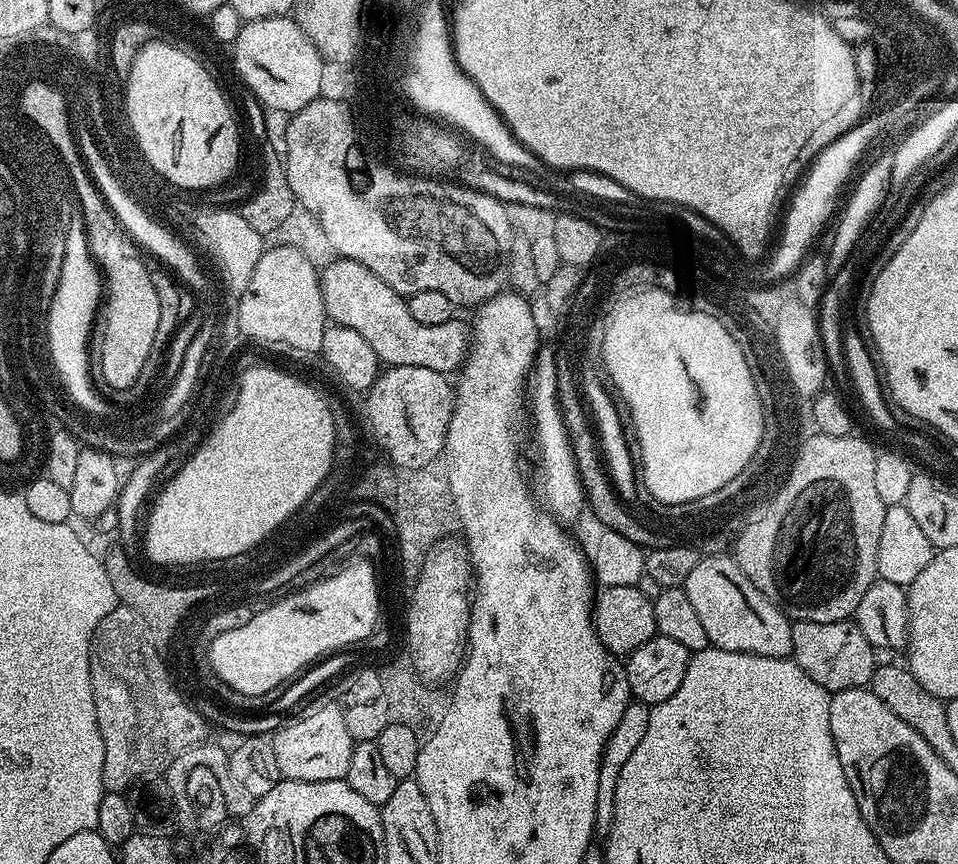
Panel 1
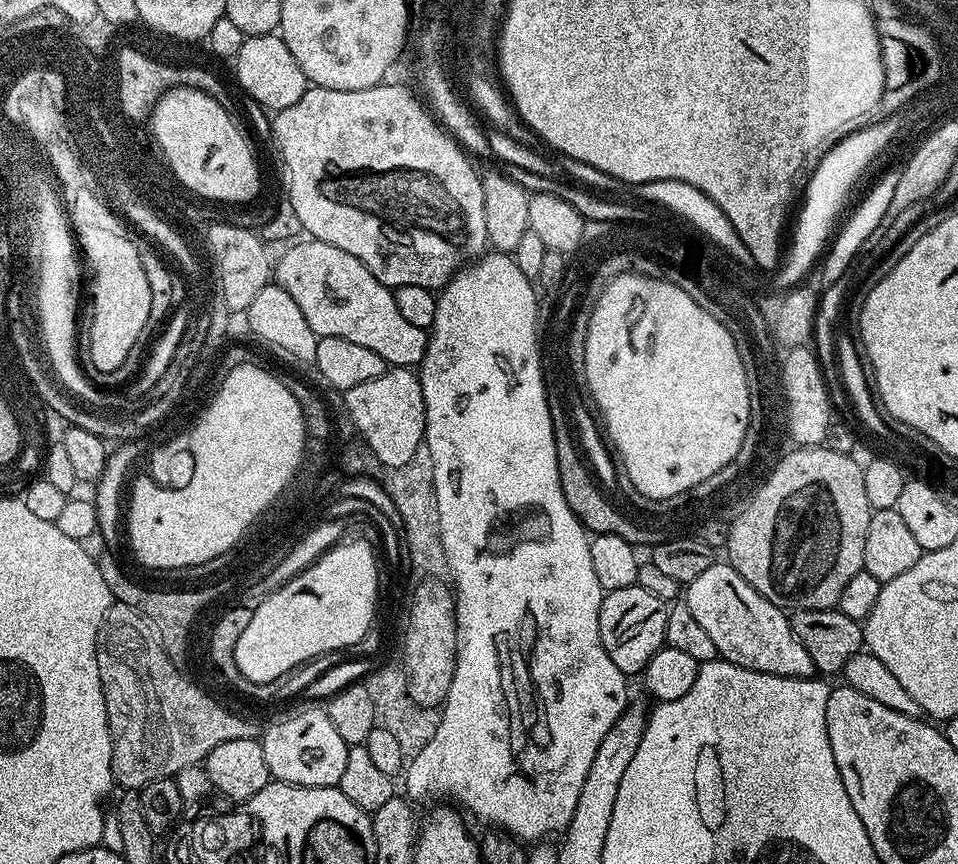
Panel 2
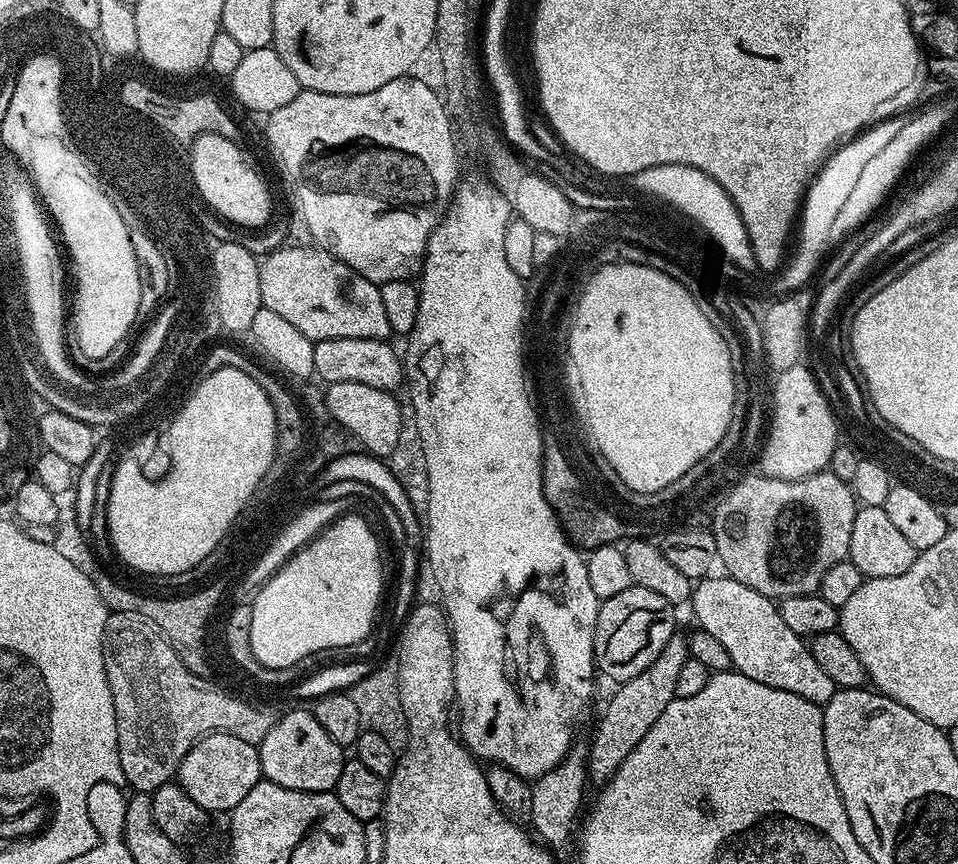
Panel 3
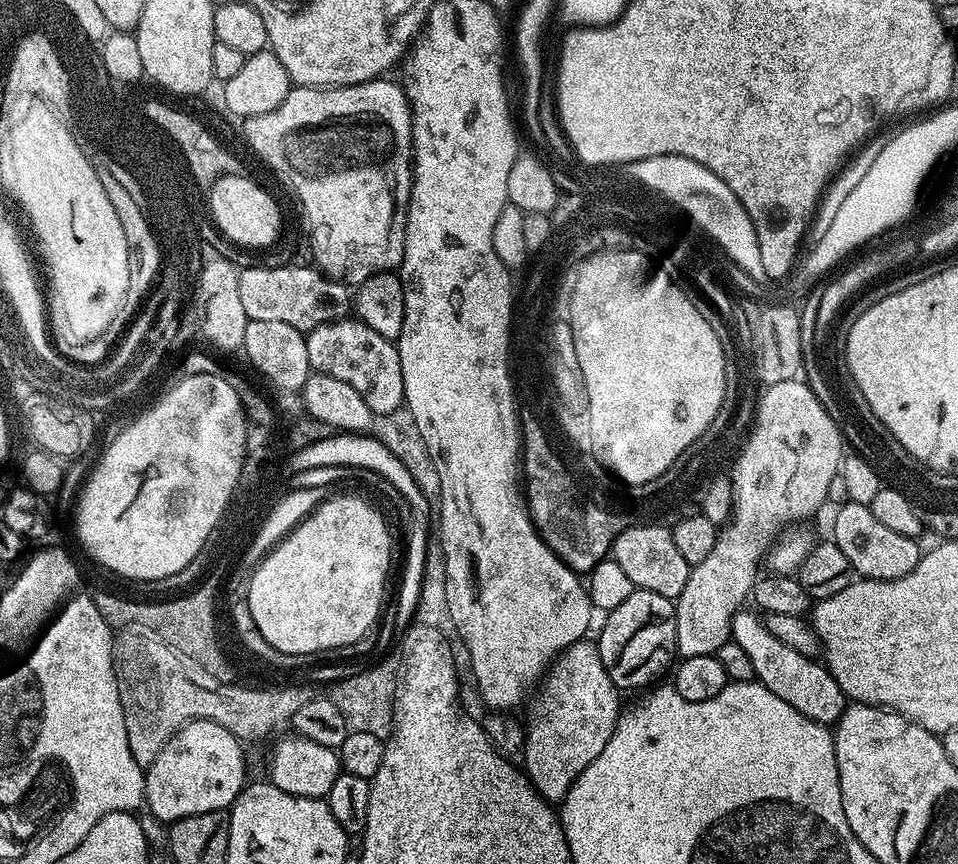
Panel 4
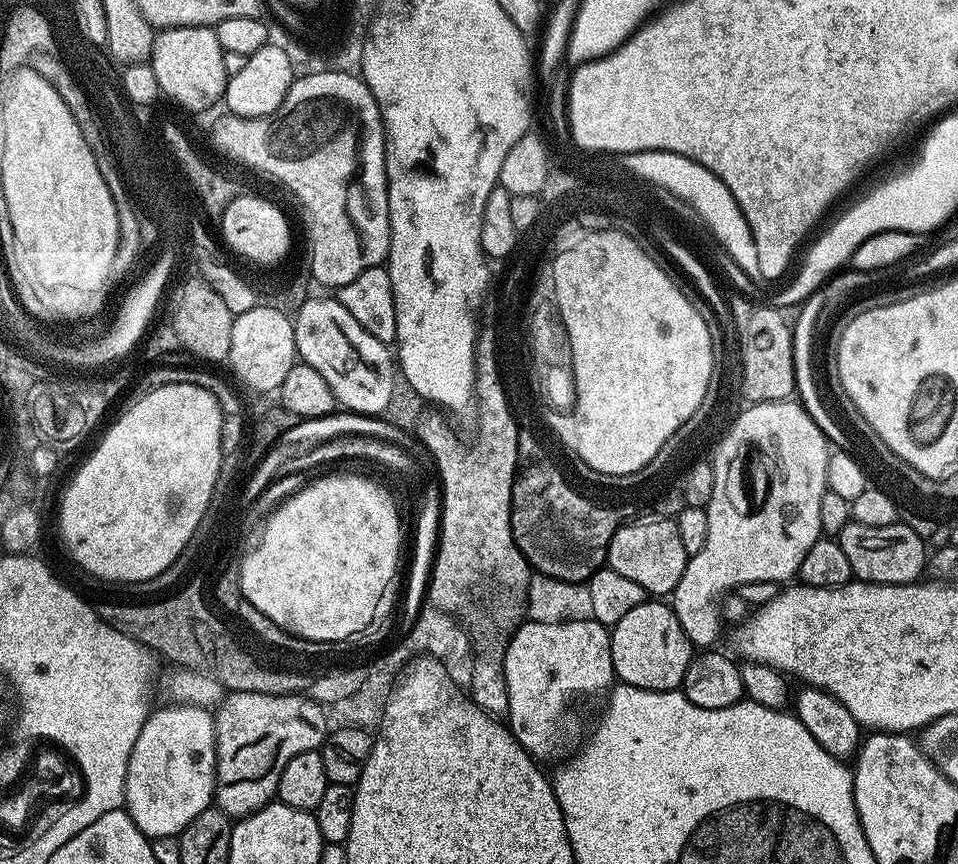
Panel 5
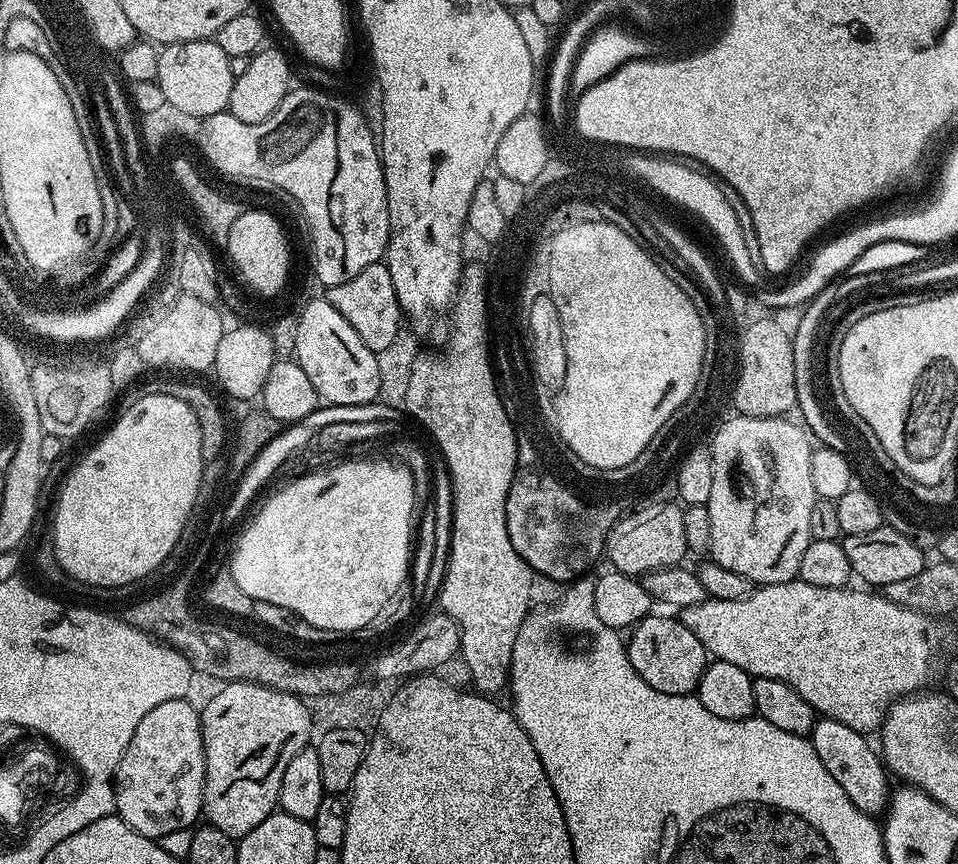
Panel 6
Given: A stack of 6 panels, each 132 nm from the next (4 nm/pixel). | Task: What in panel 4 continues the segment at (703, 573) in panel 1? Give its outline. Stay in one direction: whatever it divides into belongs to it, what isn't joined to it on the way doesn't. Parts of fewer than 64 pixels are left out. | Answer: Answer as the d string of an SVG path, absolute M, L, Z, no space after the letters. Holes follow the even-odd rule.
M739 610L732 615L730 639L746 652L746 658L750 658L755 679L764 684L766 690L778 694L782 702L790 702L790 706L794 706L798 714L806 714L806 718L819 724L835 725L846 707L845 694L836 679L829 674L823 663L818 664L815 659L798 654L796 650L774 638L763 619L755 611L752 612Z

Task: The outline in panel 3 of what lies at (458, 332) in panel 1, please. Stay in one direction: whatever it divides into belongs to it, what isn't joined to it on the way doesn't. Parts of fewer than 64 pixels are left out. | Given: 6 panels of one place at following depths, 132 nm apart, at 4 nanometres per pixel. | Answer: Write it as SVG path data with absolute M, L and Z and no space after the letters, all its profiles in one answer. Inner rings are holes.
M282 246L260 260L260 289L263 307L286 318L313 342L326 338L374 338L388 340L393 335L382 307L380 285L362 278L341 260L335 260L319 246Z

